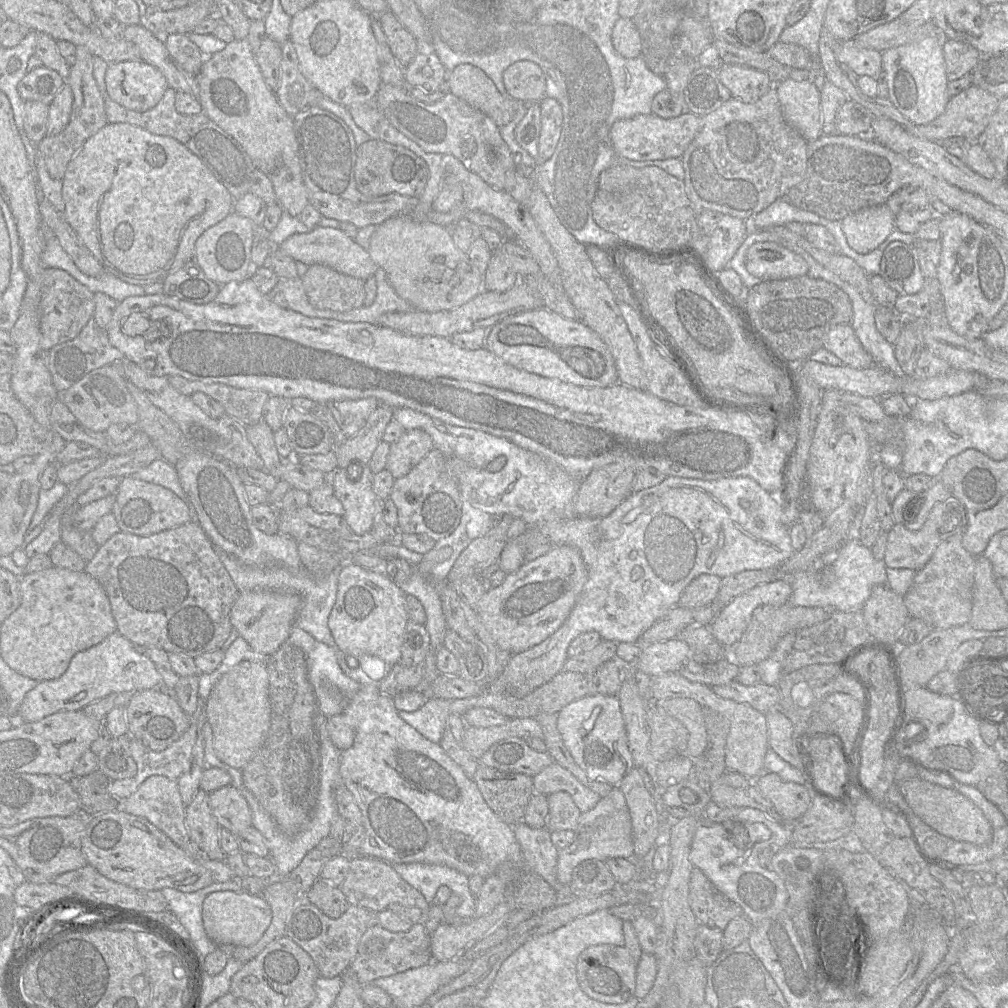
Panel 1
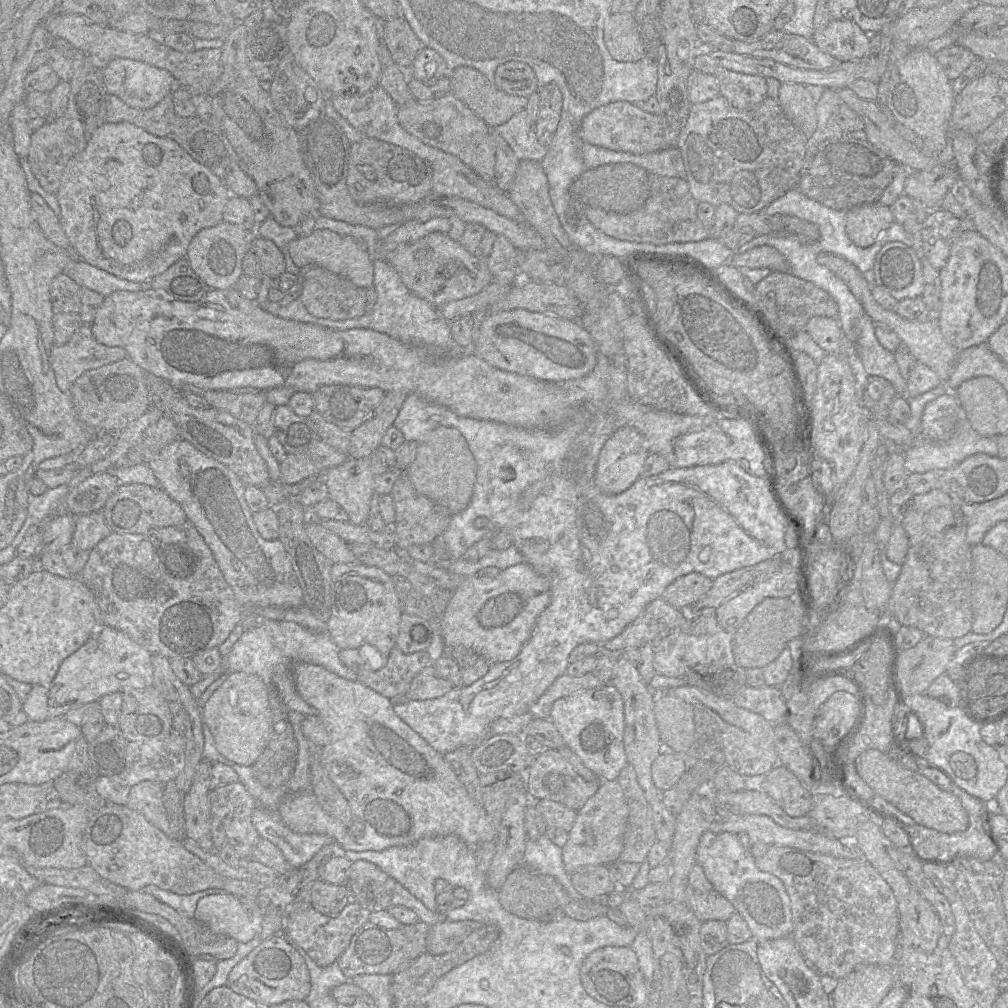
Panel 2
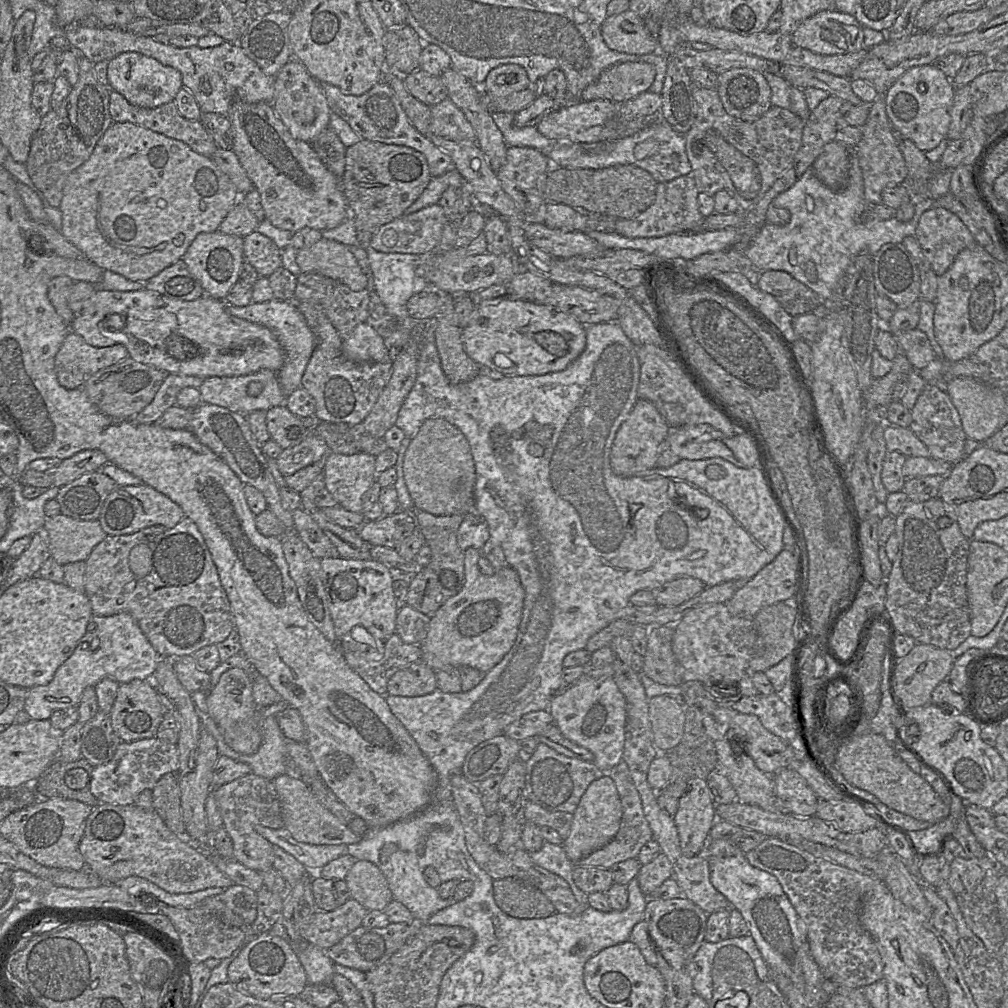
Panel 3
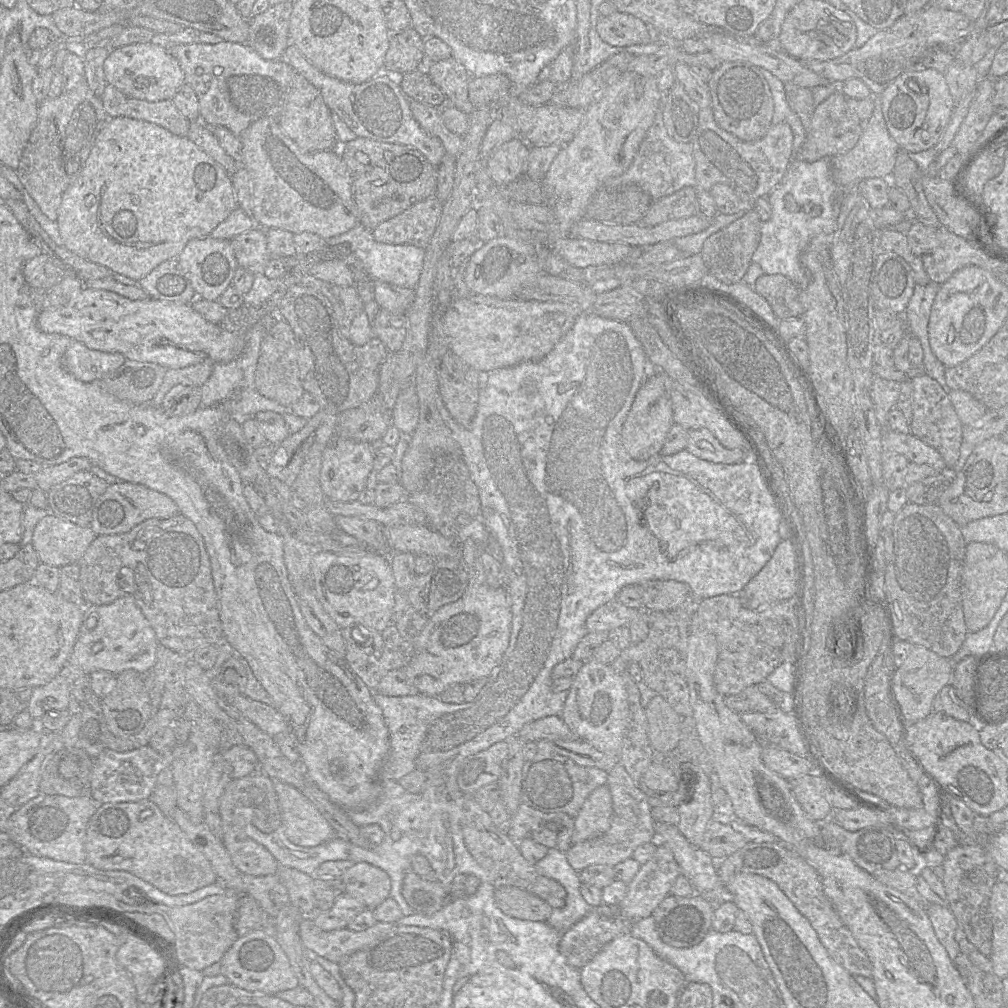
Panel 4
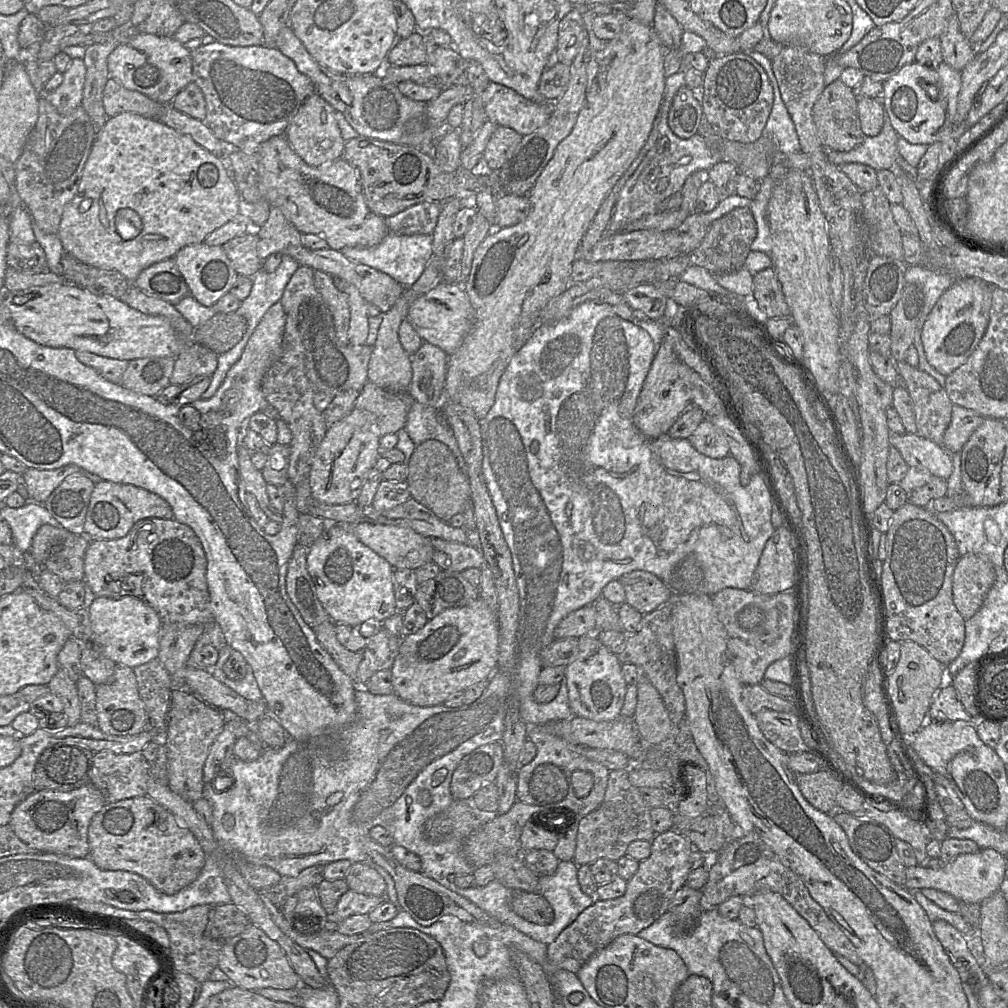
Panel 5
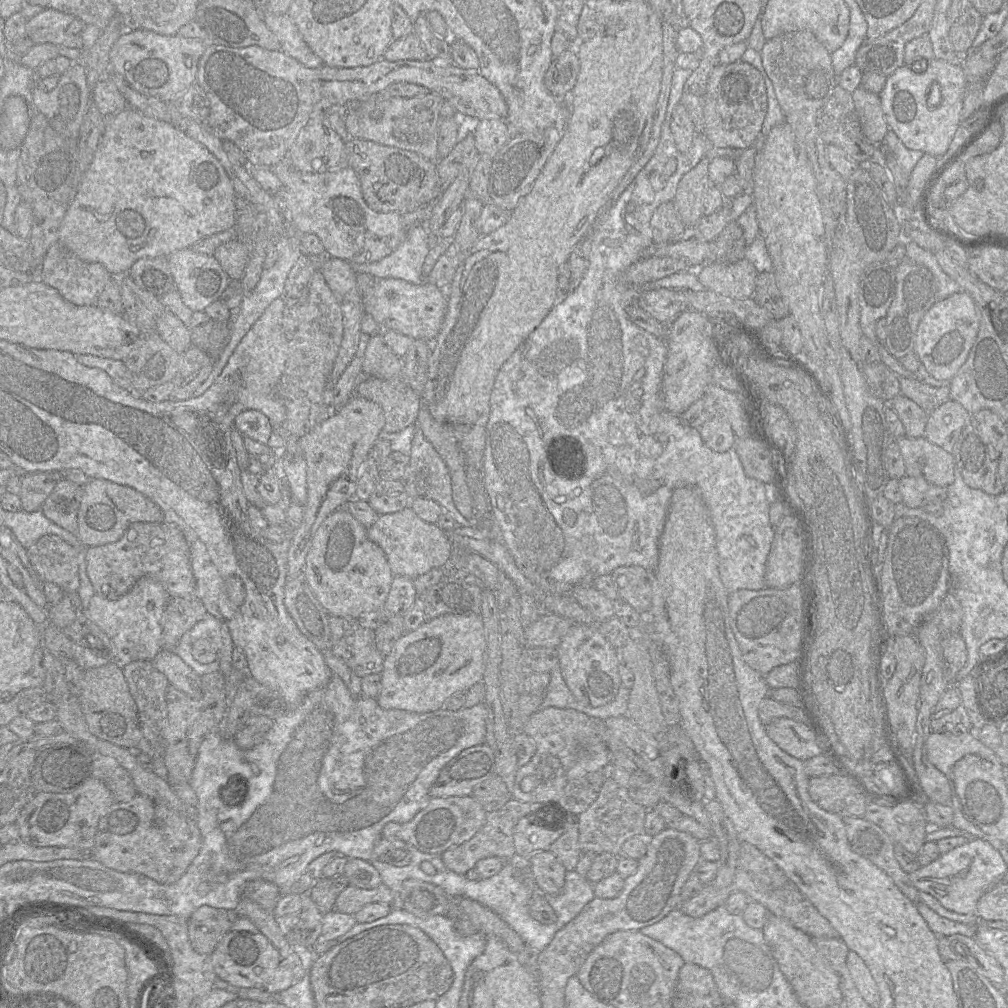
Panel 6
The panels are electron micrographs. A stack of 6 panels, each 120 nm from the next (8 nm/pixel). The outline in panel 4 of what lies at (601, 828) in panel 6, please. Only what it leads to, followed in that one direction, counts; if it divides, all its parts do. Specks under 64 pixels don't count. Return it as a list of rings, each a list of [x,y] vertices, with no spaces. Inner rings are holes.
[[[622,764],[616,765],[608,772],[607,785],[610,789],[613,807],[608,831],[597,838],[572,844],[566,852],[570,865],[578,872],[594,864],[605,864],[614,868],[618,863],[631,858],[639,845],[657,842],[655,821],[651,815],[652,807],[648,797]]]

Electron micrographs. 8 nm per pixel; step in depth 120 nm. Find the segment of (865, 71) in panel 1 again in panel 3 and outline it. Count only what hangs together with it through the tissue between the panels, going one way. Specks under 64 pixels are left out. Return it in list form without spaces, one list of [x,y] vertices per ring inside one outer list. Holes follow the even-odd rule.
[[[827,9],[805,19],[791,36],[795,45],[814,53],[849,54],[864,48],[863,28],[853,16]]]

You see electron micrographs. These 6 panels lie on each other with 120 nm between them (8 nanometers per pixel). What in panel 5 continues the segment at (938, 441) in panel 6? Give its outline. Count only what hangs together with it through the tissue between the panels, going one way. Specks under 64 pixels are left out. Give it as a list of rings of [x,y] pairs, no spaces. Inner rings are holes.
[[[953,405],[951,421],[943,437],[943,447],[949,453],[960,452],[985,418],[972,409]]]

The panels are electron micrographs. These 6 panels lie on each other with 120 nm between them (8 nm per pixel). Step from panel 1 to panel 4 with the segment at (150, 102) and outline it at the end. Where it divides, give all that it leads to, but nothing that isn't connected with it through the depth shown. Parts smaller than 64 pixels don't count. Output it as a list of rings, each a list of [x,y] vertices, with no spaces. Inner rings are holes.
[[[151,41],[111,49],[104,61],[104,73],[107,83],[113,85],[130,98],[147,100],[149,102],[173,99],[179,88],[185,83],[185,76],[177,59],[170,54],[167,47],[164,43]]]

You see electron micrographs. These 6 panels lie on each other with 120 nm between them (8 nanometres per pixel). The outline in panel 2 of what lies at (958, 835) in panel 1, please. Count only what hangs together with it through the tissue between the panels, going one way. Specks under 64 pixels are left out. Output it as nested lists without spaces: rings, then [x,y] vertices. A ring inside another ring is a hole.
[[[877,749],[863,751],[855,761],[860,778],[878,795],[916,821],[917,824],[952,834],[964,831],[968,815],[958,797],[925,776],[912,771]]]

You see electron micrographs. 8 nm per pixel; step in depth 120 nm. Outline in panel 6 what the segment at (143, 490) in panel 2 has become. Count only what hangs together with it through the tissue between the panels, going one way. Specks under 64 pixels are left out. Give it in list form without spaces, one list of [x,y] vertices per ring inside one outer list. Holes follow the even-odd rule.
[[[91,479],[82,489],[76,536],[85,547],[100,546],[118,541],[132,523],[159,523],[163,522],[163,516],[157,504],[132,487]]]

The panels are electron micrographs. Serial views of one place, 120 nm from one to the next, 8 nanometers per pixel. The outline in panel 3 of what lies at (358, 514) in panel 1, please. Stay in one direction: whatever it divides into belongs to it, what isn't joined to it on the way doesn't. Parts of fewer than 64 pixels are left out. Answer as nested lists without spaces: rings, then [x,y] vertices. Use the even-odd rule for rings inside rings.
[[[357,452],[351,455],[330,453],[323,470],[324,485],[342,508],[356,513],[362,512],[363,495],[376,480],[375,457]]]

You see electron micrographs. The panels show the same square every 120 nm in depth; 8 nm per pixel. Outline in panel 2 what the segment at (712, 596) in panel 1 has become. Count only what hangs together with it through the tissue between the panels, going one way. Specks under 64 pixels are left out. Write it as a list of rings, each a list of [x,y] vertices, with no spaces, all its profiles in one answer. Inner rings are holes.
[[[689,573],[675,579],[660,598],[682,610],[692,606],[711,588],[713,580],[699,573]]]

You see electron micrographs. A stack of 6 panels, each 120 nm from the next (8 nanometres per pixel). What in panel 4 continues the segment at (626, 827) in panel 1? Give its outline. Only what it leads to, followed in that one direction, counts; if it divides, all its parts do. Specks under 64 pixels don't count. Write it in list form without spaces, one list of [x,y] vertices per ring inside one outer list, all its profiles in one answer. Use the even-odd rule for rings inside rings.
[[[608,785],[594,789],[575,818],[572,844],[597,838],[607,832],[612,813],[612,797]]]

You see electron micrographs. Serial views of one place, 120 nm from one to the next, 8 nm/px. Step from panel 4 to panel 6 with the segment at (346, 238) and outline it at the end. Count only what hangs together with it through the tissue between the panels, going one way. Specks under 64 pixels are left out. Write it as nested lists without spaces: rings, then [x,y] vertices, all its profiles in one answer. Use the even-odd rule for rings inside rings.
[[[426,224],[408,228],[402,243],[389,254],[379,258],[352,261],[356,272],[371,272],[378,276],[399,277],[413,284],[425,281],[422,266],[432,245],[433,238]]]

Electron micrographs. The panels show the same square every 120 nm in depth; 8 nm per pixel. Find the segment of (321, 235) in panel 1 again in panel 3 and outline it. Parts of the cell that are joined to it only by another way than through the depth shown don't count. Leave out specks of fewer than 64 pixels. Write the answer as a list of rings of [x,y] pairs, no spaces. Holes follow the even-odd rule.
[[[321,238],[310,247],[296,251],[296,263],[301,273],[317,273],[332,278],[361,291],[367,287],[367,277],[362,272],[347,245]]]

